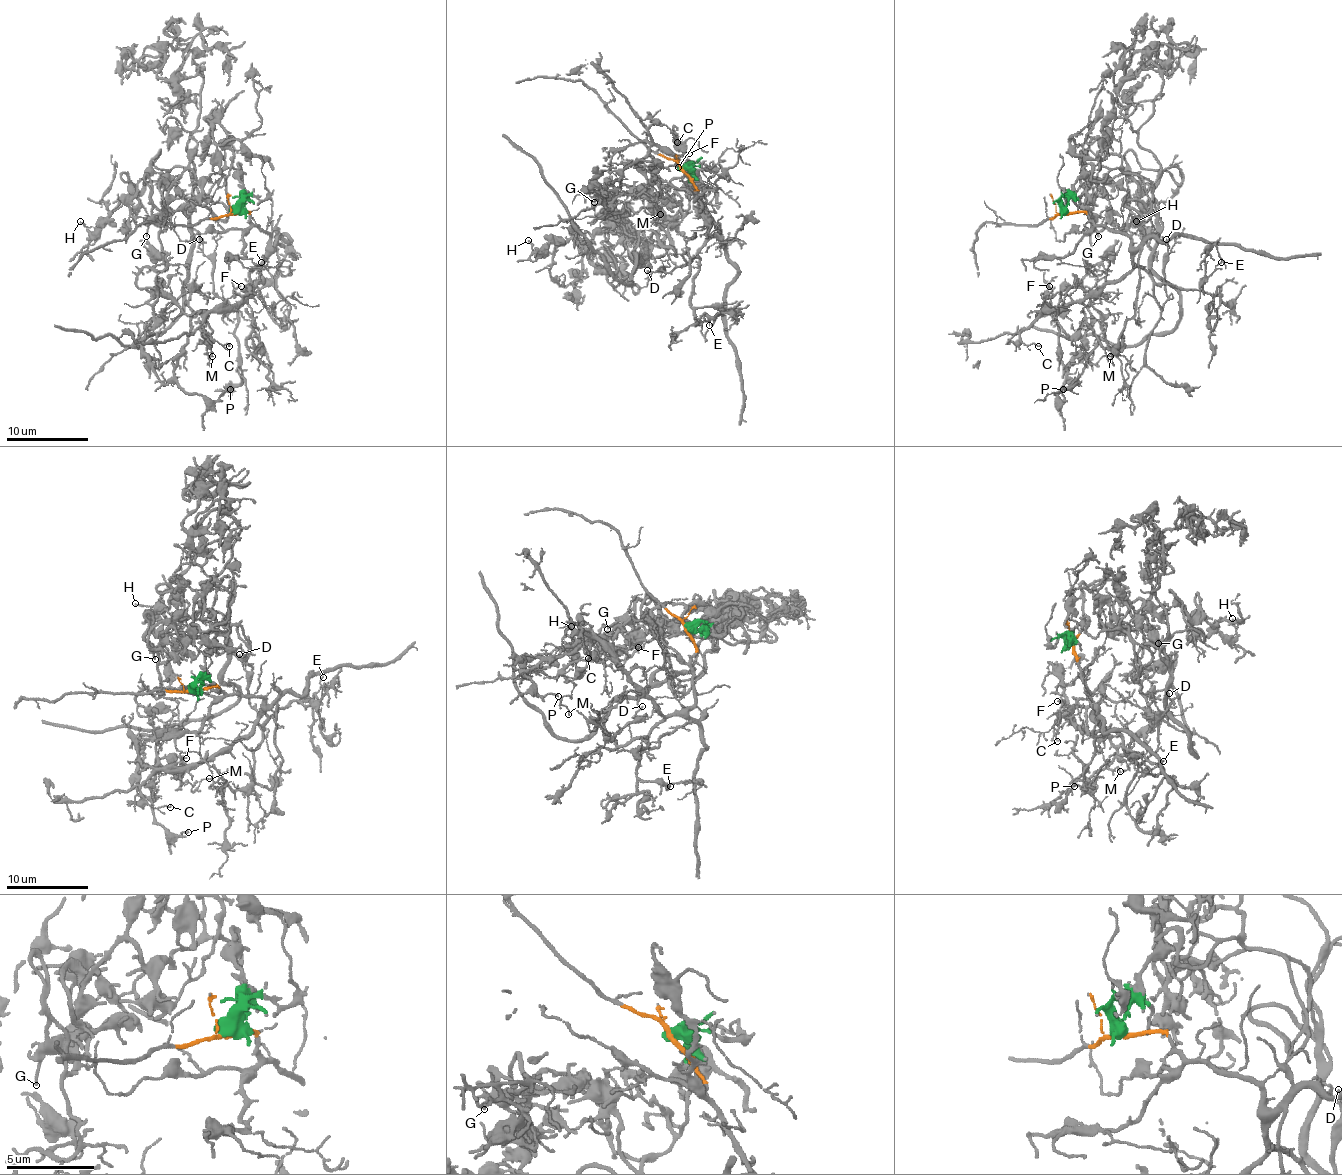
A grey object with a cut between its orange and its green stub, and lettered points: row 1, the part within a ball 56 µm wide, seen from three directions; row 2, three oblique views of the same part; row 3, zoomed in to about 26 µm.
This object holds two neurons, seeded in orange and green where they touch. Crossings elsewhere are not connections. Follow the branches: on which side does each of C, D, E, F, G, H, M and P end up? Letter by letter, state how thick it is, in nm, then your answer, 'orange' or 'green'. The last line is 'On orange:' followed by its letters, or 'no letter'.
C: 100 nm | orange
D: 120 nm | orange
E: 100 nm | orange
F: 110 nm | orange
G: 130 nm | green
H: 160 nm | green
M: 110 nm | orange
P: 150 nm | orange
On orange: C, D, E, F, M, P

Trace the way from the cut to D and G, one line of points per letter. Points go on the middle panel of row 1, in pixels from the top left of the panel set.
D: (681, 167), (718, 231), (697, 251), (697, 257), (683, 265), (665, 272), (660, 267), (646, 269)
G: (681, 167), (687, 165), (687, 212), (679, 222), (665, 229), (654, 206), (636, 212), (613, 196), (595, 202)

